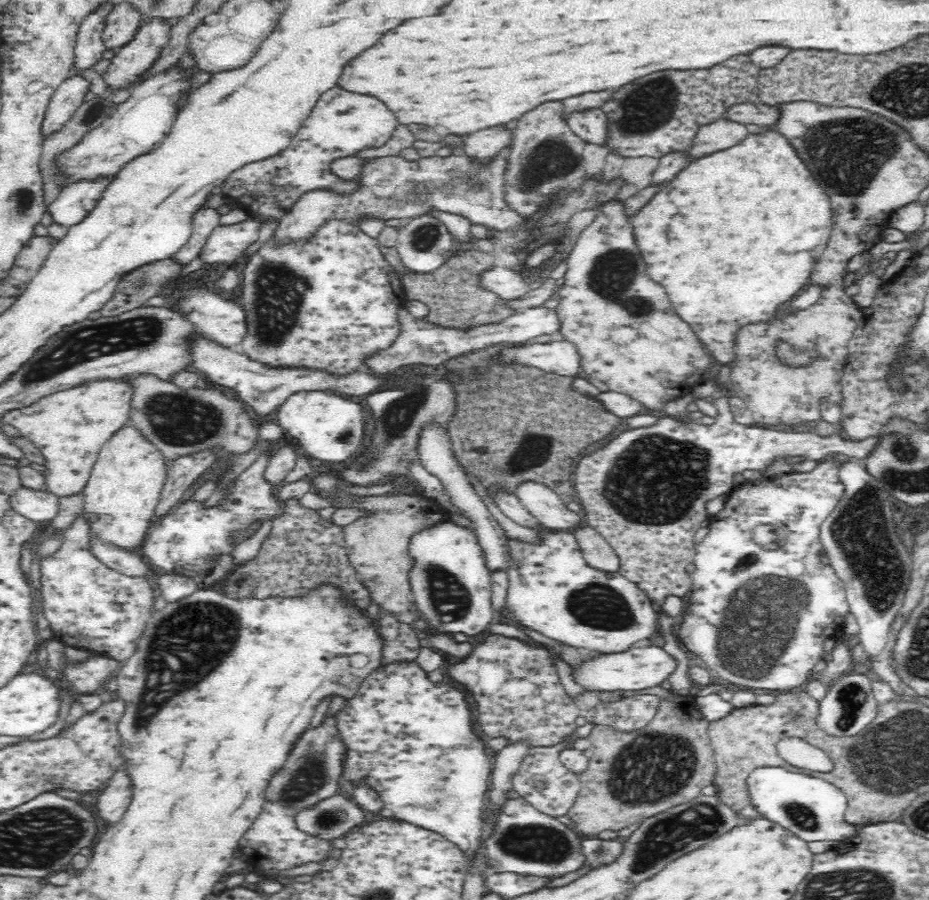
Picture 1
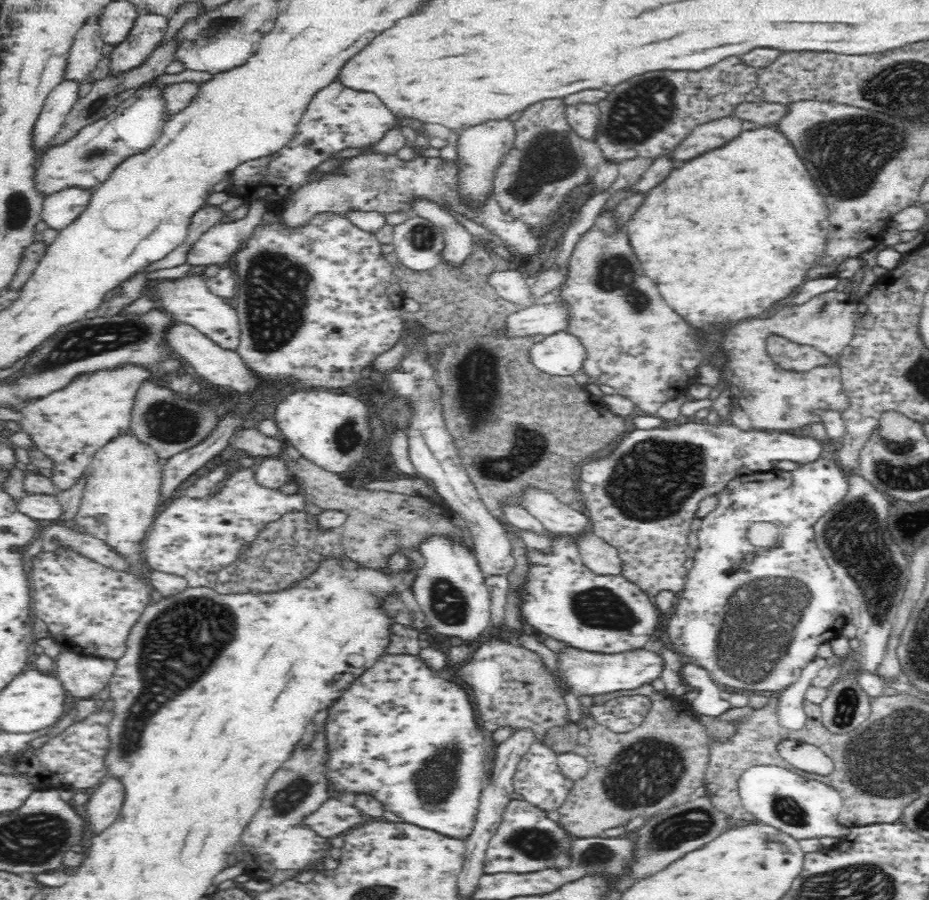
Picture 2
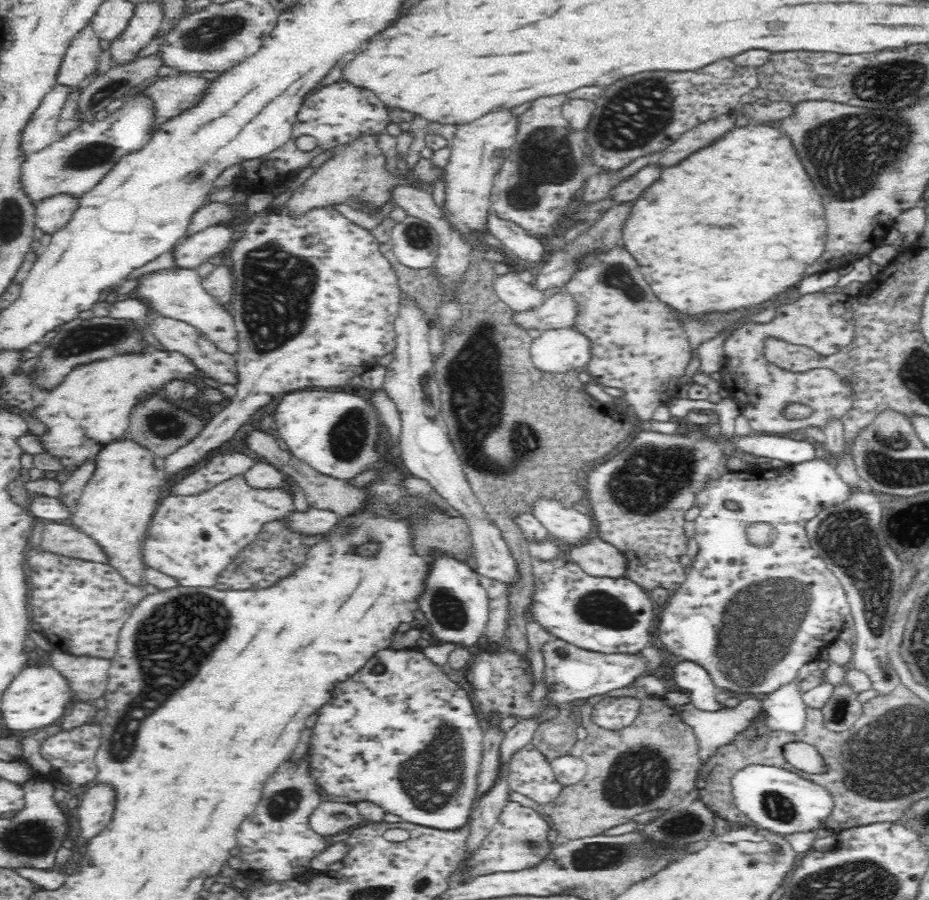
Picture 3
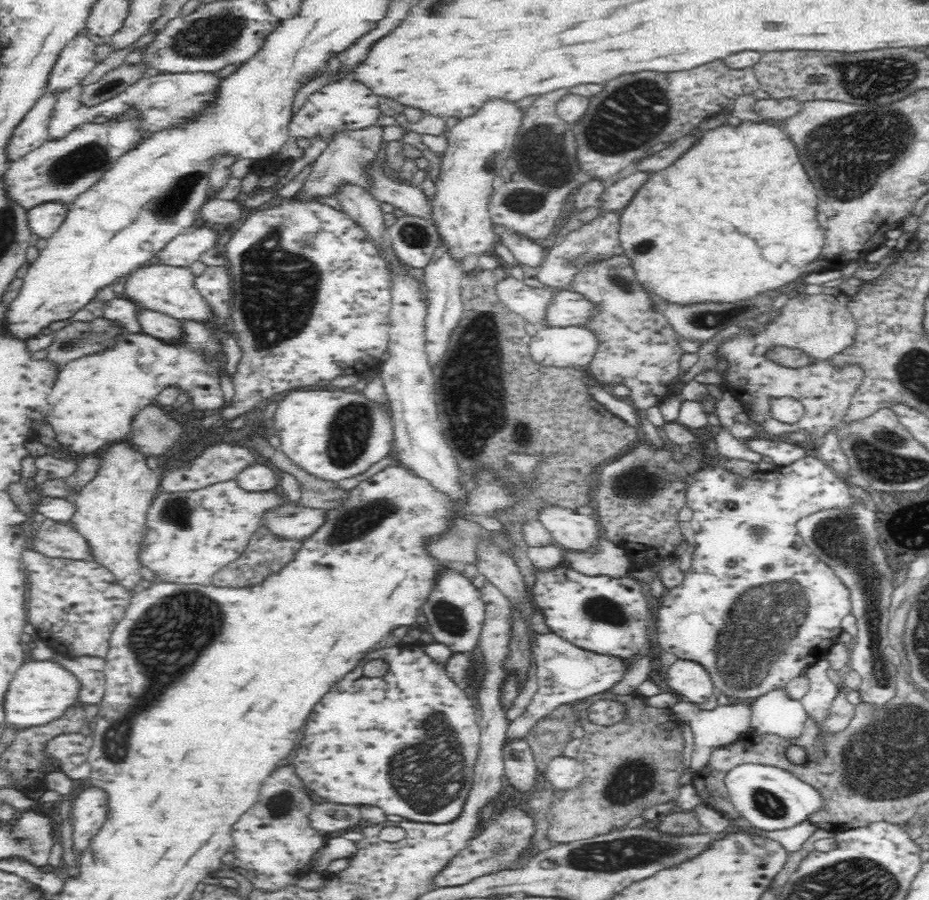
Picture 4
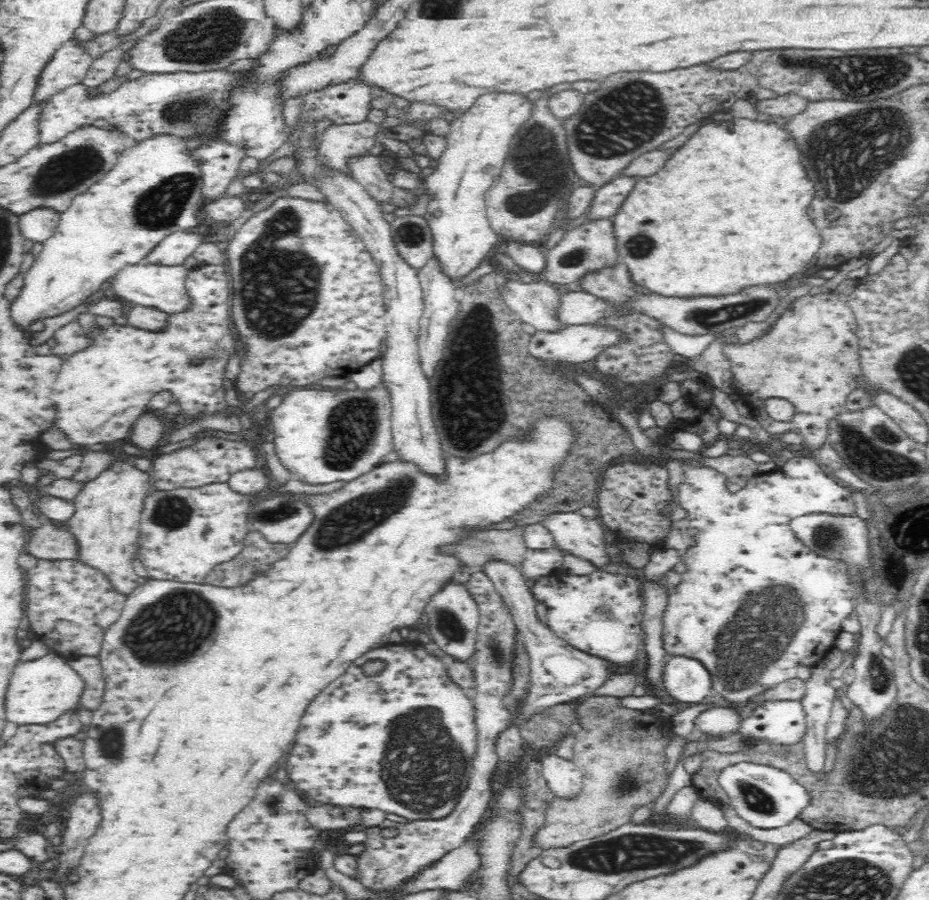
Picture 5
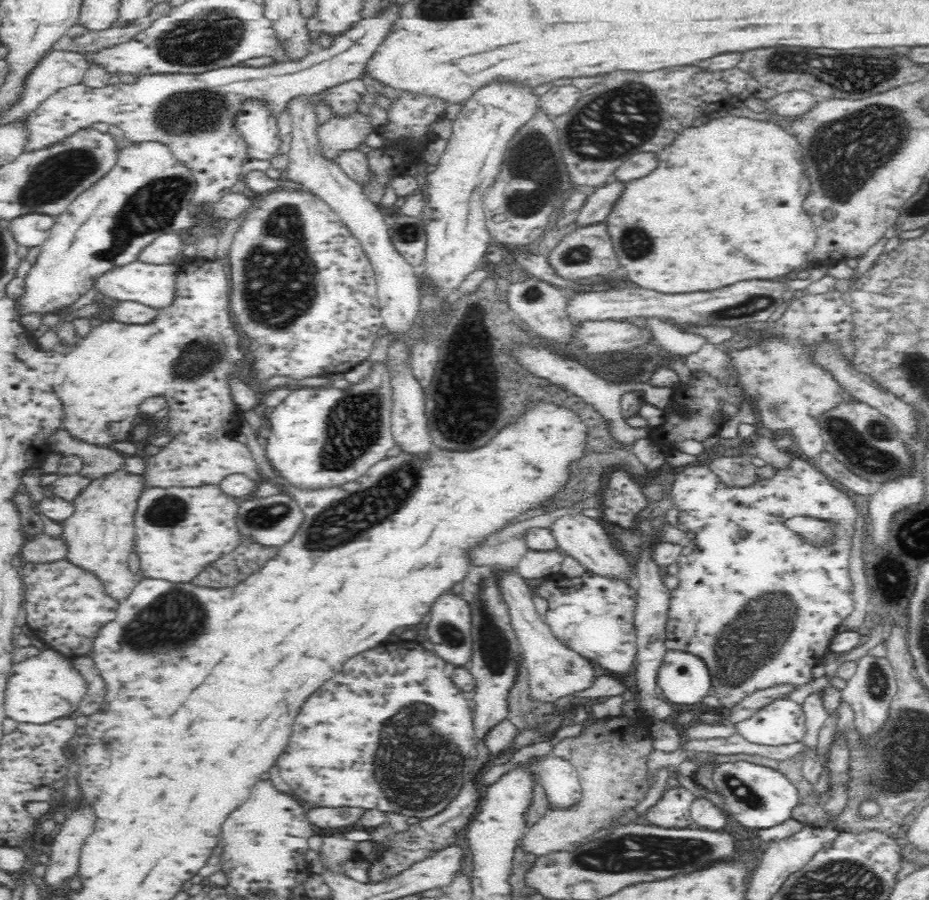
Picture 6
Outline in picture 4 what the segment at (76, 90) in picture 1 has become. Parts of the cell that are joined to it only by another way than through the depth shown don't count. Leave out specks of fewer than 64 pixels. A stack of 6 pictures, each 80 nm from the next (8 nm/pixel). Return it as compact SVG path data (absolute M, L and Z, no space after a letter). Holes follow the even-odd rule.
M43 95L36 100L35 106L28 110L28 114L24 114L18 126L12 130L12 136L7 140L5 155L8 161L23 158L31 150L50 140L48 117L50 117L54 102L56 102L56 95Z

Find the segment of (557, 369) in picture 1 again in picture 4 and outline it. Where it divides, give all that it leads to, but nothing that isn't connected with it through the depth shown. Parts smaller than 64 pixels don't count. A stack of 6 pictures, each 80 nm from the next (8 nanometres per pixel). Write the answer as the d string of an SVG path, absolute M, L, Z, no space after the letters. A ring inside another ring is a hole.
M586 325L537 329L529 342L529 354L537 363L551 367L586 368L598 352L598 337Z

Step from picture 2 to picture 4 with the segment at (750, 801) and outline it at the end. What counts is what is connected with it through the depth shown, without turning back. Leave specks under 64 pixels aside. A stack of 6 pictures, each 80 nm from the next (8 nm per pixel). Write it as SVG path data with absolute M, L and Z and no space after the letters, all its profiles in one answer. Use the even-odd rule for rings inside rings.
M744 763L733 766L723 776L724 786L727 788L731 804L740 812L742 822L758 831L773 831L793 827L807 820L807 816L814 812L823 800L819 792L810 784L802 782L796 775L775 766Z

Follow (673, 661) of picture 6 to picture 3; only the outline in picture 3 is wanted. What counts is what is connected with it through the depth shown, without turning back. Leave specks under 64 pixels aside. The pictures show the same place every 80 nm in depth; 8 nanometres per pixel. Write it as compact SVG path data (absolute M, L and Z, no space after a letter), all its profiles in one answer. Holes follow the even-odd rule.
M680 661L671 666L670 680L672 684L690 696L694 706L706 712L714 712L724 707L715 698L718 689L704 667L695 662Z

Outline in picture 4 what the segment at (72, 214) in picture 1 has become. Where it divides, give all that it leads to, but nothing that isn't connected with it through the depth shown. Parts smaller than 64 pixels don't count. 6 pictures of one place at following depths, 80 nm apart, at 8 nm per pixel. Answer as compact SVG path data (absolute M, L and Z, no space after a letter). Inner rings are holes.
M46 202L27 210L27 227L30 235L38 236L40 244L51 238L64 220L68 206Z

